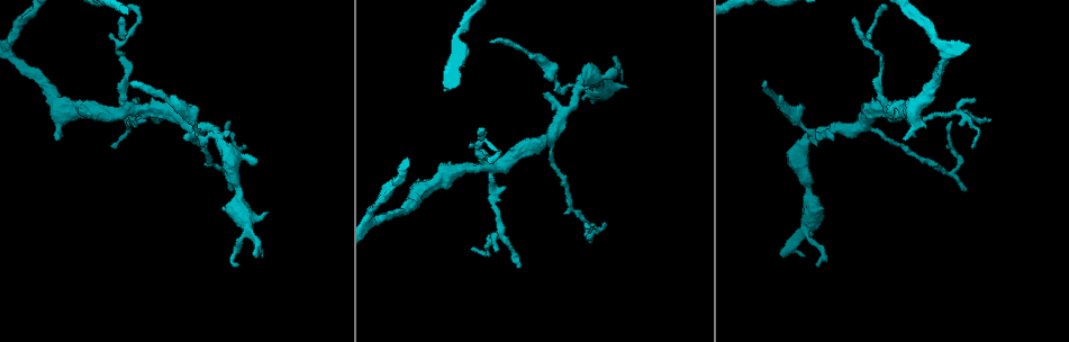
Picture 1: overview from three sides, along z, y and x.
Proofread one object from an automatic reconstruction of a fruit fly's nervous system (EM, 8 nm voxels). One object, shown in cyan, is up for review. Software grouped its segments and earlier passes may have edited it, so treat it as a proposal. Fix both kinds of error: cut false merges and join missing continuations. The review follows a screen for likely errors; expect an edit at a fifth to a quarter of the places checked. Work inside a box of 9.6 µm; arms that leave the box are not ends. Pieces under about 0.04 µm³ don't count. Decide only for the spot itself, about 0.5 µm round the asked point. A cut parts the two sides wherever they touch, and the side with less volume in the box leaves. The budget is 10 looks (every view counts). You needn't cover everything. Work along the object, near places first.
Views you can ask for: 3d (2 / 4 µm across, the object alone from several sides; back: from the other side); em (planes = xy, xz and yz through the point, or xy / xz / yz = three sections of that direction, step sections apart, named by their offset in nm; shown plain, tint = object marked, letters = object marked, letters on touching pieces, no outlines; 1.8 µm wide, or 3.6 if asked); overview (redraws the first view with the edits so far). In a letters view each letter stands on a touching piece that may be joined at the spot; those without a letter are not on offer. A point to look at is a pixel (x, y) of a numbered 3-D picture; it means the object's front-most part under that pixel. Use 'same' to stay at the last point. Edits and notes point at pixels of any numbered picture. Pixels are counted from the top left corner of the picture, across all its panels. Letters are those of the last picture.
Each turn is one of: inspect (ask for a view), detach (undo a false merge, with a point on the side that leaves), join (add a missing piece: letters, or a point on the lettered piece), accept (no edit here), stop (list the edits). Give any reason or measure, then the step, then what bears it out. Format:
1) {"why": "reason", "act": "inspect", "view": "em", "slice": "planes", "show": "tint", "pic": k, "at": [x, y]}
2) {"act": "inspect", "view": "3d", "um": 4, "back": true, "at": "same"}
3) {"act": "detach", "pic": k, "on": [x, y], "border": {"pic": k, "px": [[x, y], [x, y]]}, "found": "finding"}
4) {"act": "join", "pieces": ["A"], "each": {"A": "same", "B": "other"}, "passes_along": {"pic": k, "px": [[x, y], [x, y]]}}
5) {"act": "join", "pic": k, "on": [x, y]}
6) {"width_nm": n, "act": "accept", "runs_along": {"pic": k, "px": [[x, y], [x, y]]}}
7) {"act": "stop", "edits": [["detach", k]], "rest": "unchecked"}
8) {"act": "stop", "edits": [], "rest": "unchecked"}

{"why": "branch stops here", "act": "inspect", "view": "3d", "um": 2, "pic": 1, "at": [491, 40]}

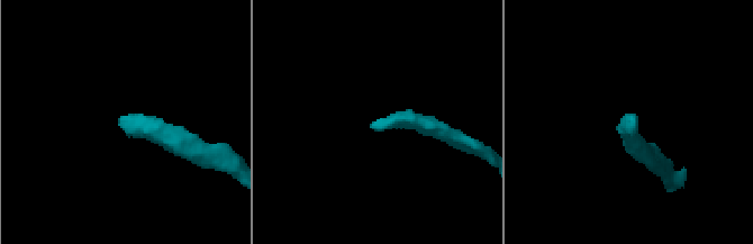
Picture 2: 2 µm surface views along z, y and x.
{"act": "inspect", "view": "em", "slice": "planes", "show": "letters", "pic": 2, "at": [631, 115]}

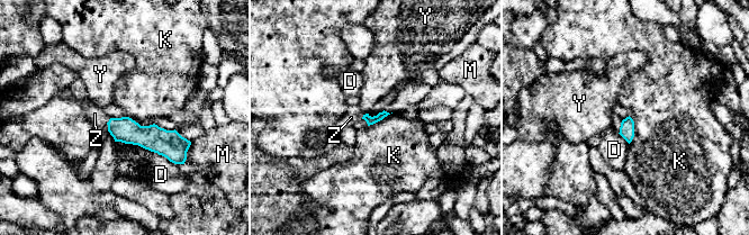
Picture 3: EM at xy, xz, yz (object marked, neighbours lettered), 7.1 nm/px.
{"longest_contact_nm": ["D", 260], "act": "join", "pieces": ["Z"], "each": {"D": "other", "K": "other", "M": "other", "Y": "other", "Z": "same"}, "found": "the cell continues"}

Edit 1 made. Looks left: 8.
{"why": "redraw", "act": "inspect", "view": "overview"}

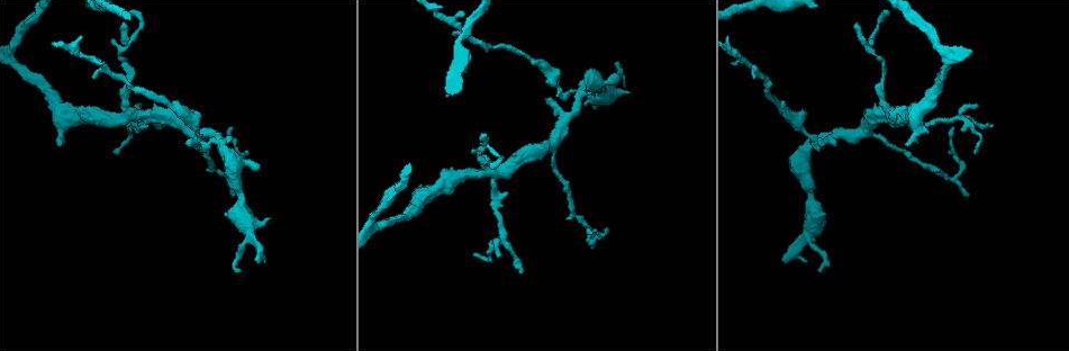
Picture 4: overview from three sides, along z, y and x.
{"why": "thick turns thin", "act": "inspect", "view": "3d", "um": 4, "pic": 4, "at": [579, 91]}

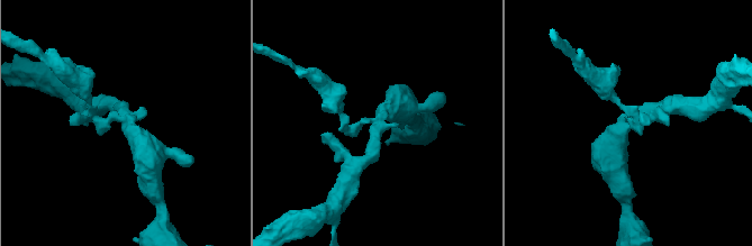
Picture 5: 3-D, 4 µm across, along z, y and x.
{"arms": 3, "act": "inspect", "view": "em", "slice": "planes", "show": "letters", "pic": 5, "at": [627, 118]}

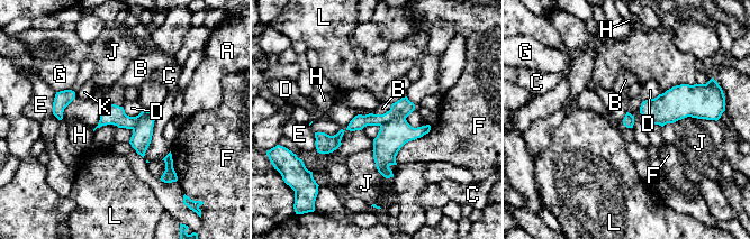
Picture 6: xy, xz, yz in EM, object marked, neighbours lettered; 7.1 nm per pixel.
{"longest_contact_nm": ["F", 380], "act": "detach", "pic": 6, "on": [403, 108], "each": {"A": "other", "B": "other", "C": "other", "D": "other", "E": "other", "F": "other", "G": "other", "H": "other", "J": "other", "K": "other", "L": "other"}, "border": {"pic": 6, "px": [[405, 118], [391, 118], [380, 126]]}, "found": "a second cell is stuck on"}

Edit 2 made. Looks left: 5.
{"why": "redraw", "act": "inspect", "view": "overview"}

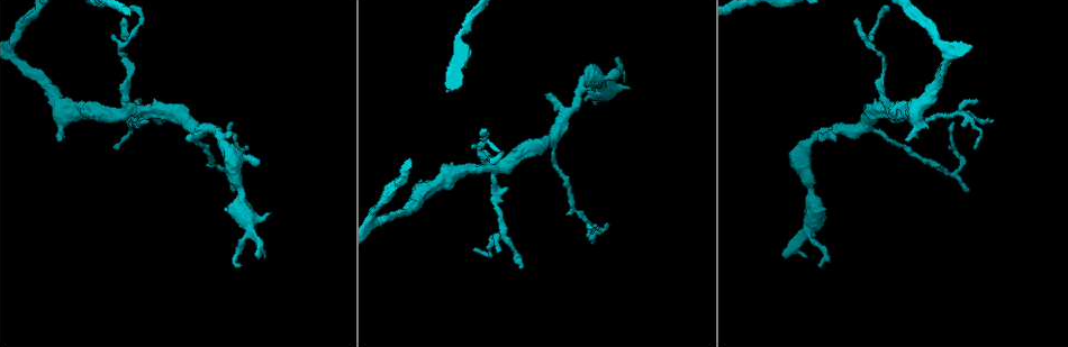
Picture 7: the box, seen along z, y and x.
{"act": "inspect", "view": "3d", "um": 4, "pic": 7, "at": [241, 264]}

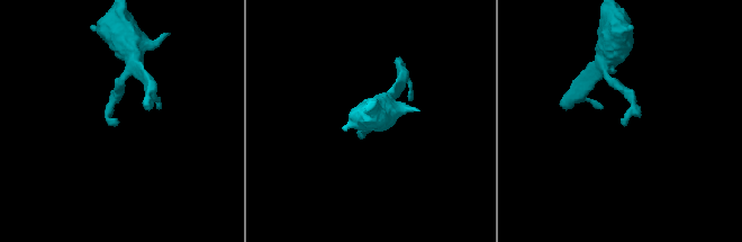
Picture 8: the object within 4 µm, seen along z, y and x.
{"why": "now the EM", "act": "inspect", "view": "em", "um": 3.6, "slice": "yz", "step": 16, "show": "tint", "pic": 8, "at": [116, 121]}

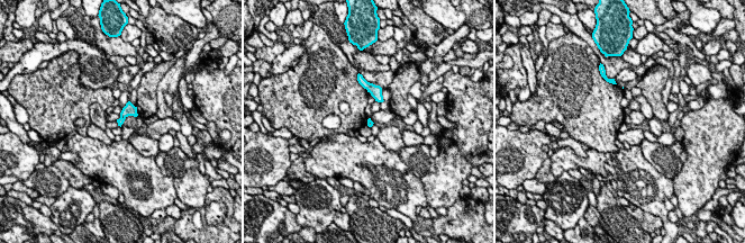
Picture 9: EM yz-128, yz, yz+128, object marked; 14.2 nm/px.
{"why": "cut it another way", "act": "inspect", "view": "em", "um": 3.6, "slice": "planes", "show": "letters", "at": "same"}

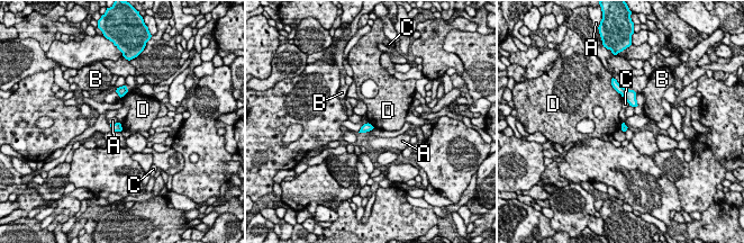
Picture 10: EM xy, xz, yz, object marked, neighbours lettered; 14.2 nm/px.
{"width_nm": 90, "act": "accept", "each": {"A": "other", "B": "other", "C": "other", "D": "other"}, "border": {"pic": 10, "px": [[614, 88], [622, 97]]}, "found": "no lettered piece goes on from it"}

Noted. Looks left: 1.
{"act": "stop", "edits": [["join", 3], ["detach", 6]], "rest": "unchecked"}

